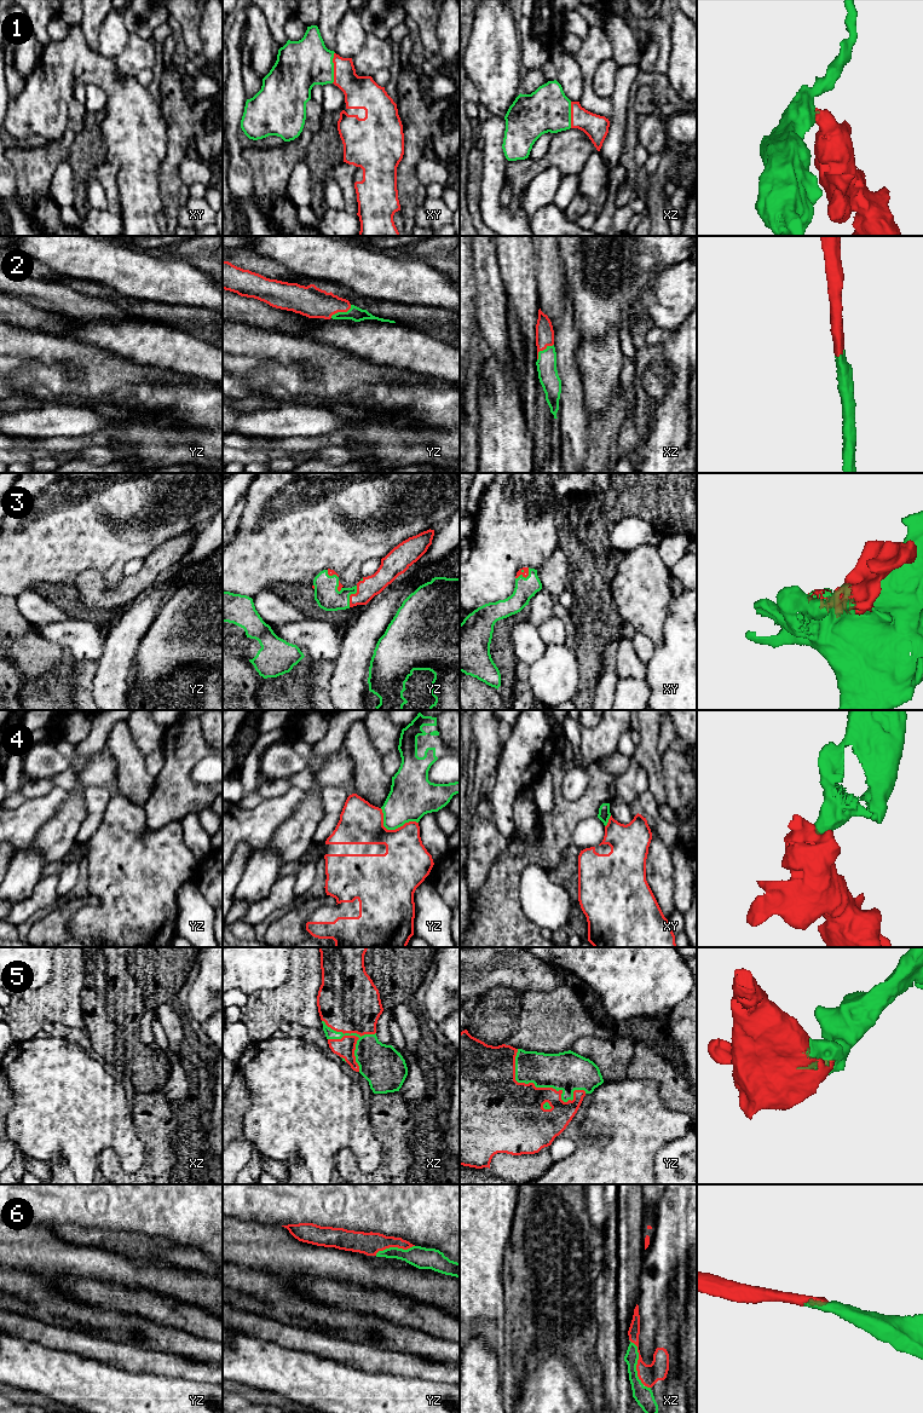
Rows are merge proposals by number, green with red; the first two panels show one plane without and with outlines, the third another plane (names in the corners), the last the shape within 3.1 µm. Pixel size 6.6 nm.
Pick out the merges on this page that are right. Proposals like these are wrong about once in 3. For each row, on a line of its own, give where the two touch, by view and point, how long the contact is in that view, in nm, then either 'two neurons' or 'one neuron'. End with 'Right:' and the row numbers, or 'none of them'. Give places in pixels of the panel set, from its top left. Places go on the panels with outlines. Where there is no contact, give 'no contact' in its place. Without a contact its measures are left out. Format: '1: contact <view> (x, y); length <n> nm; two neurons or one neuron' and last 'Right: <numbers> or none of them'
1: contact xy (333, 68); length 200 nm; one neuron
2: contact yz (341, 312); length 170 nm; one neuron
3: contact xy (524, 577); length 120 nm; one neuron
4: contact yz (392, 829); length 280 nm; two neurons
5: contact yz (542, 1086); length 550 nm; one neuron
6: contact xz (636, 1364); length 360 nm; one neuron
Right: 1, 2, 3, 5, 6

